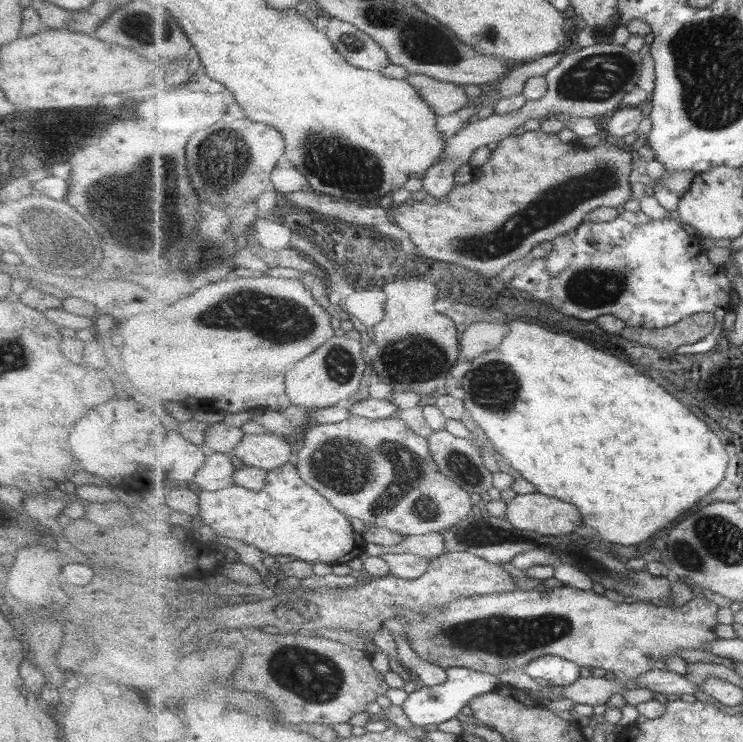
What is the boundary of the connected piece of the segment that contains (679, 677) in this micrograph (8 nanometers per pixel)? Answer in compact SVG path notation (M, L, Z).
M667 669L649 671L639 677L634 684L636 688L647 688L663 695L692 695L695 690L700 690L700 685L693 684L685 675Z

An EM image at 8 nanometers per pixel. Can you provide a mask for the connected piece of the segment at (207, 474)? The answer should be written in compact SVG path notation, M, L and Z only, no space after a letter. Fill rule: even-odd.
M211 452L206 463L197 471L192 486L202 491L224 490L236 484L235 471L230 454Z

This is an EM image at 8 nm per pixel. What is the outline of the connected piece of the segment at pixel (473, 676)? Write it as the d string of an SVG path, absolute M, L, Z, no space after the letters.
M453 667L445 670L447 680L433 687L421 687L408 695L403 703L403 711L415 726L429 726L429 724L443 724L455 718L465 706L470 704L476 696L495 691L501 687L498 675L477 672L471 668Z

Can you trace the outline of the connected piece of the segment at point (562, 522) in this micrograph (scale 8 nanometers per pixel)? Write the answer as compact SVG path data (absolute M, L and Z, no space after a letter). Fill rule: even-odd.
M534 492L517 495L508 503L508 520L521 530L549 536L573 534L585 525L583 513L572 503Z

